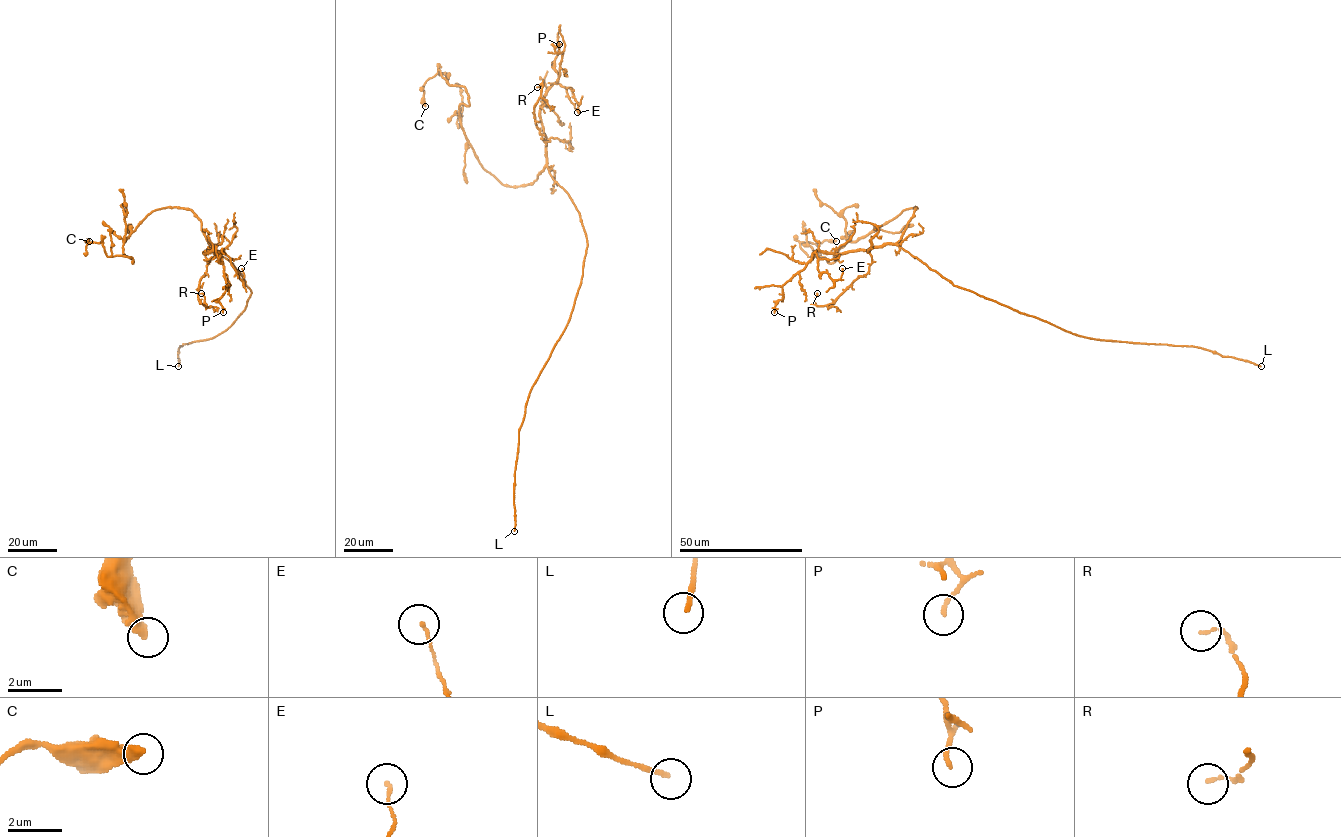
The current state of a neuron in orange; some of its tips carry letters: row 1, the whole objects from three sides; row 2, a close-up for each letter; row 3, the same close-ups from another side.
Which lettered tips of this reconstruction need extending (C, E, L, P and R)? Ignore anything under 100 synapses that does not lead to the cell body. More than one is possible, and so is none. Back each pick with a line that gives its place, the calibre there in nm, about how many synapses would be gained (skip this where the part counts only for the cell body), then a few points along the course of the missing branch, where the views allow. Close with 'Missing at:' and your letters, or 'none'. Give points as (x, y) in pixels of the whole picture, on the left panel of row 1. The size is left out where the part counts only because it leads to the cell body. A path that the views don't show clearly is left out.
L: Place: (178, 366). Thickness 170 nm. Course of what is missing: (178, 366), (190, 382), (204, 389)
Missing at: L

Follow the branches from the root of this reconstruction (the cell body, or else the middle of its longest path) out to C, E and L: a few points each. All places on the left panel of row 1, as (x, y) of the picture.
C: (242, 276), (214, 249), (190, 210), (151, 211), (123, 242), (133, 263), (108, 257), (101, 242), (89, 241)
E: (242, 276), (210, 244), (210, 248), (204, 253), (225, 253), (241, 280), (244, 276), (241, 268)
L: (242, 276), (251, 292), (245, 309), (218, 335), (180, 346), (178, 366)

